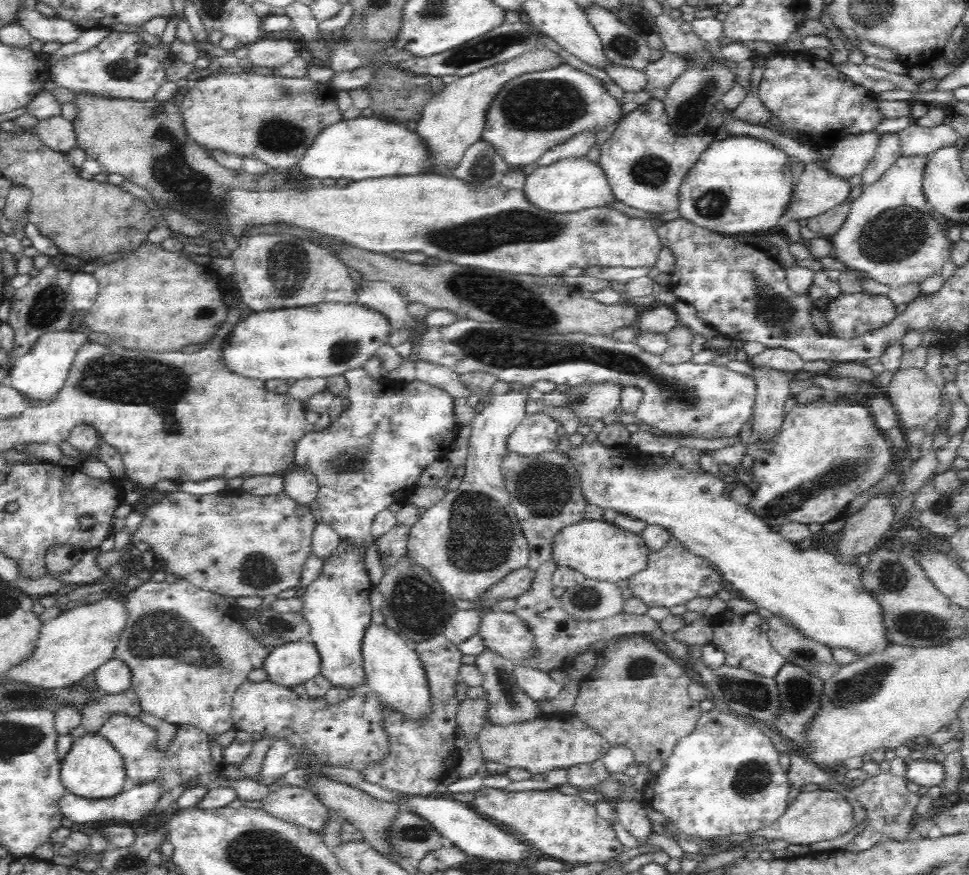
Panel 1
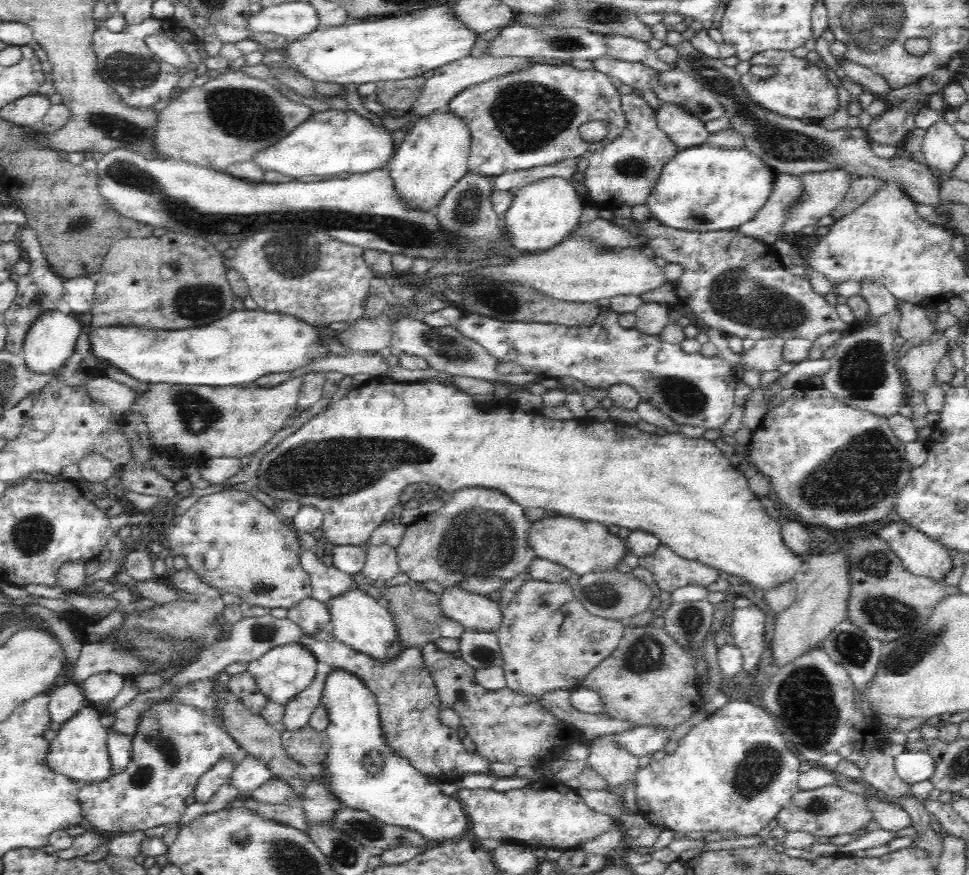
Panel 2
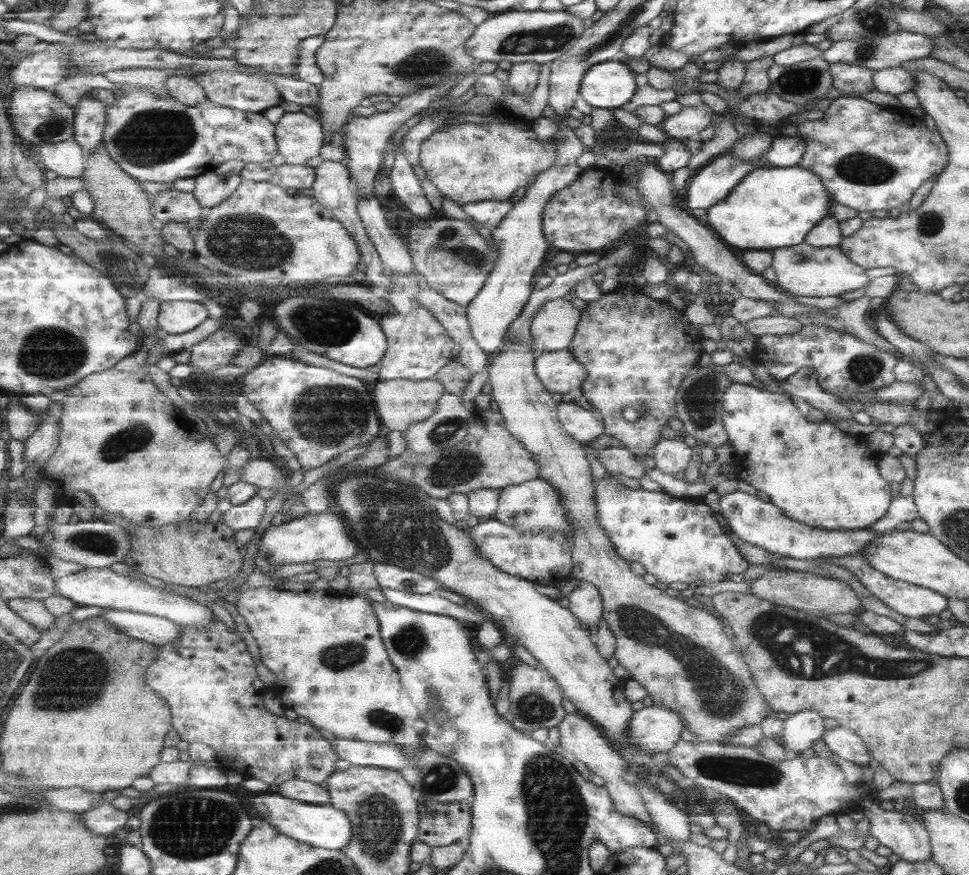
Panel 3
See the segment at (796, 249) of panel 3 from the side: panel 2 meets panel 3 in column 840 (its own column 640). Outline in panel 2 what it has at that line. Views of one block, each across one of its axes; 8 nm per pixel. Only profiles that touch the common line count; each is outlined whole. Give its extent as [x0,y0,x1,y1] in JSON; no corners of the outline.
[471,237,666,303]

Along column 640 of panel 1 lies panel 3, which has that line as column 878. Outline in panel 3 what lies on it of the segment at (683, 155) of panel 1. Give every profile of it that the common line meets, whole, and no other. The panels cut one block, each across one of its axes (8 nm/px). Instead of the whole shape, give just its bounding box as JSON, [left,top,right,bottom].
[789,97,948,212]

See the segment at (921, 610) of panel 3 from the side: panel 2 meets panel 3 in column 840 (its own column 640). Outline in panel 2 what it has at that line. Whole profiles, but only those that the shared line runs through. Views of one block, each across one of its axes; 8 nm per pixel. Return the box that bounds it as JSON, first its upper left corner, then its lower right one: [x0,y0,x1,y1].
[638,545,719,594]

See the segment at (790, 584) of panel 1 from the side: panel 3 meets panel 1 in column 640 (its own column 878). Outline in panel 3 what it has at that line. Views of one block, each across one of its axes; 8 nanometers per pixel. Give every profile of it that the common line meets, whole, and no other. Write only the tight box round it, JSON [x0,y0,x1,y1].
[720,383,891,531]

